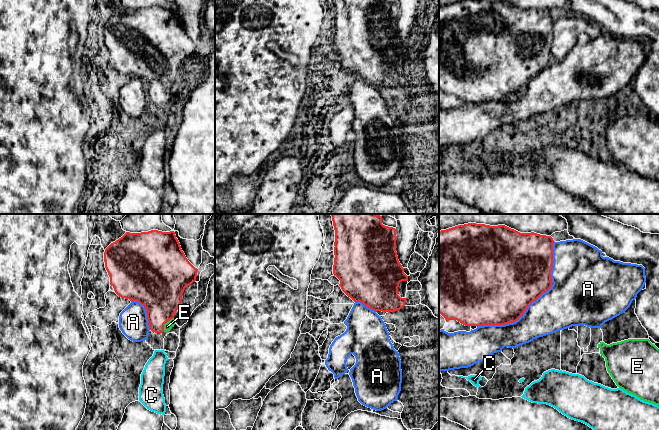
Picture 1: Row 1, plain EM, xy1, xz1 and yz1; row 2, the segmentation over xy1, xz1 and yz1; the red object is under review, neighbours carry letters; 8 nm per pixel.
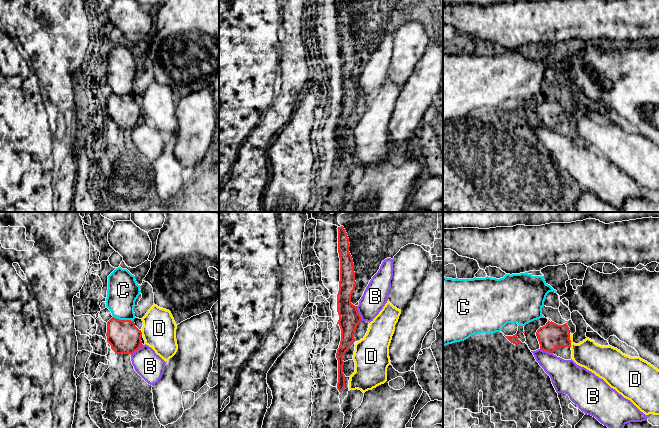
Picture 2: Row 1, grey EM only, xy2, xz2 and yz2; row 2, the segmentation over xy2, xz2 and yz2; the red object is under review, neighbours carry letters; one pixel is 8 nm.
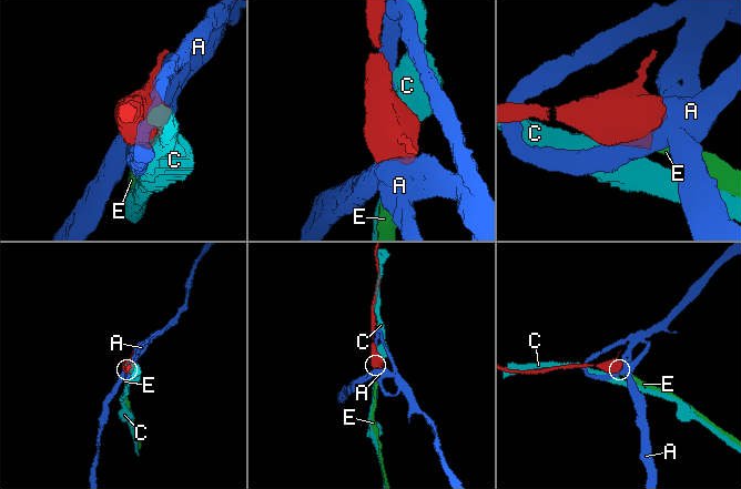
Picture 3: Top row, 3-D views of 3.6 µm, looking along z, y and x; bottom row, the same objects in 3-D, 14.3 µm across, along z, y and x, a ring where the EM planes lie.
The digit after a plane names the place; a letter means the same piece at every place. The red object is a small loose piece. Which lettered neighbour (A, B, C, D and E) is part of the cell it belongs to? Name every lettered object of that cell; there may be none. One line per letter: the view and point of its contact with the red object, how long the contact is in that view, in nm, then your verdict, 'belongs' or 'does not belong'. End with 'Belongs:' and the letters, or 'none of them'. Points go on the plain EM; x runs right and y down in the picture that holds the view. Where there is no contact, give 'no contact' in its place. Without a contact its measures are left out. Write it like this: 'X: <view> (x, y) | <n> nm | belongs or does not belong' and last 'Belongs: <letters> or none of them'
A: yz1 (535, 75) | 950 nm | does not belong
B: xz2 (358, 89) | 130 nm | does not belong
C: xy2 (123, 96) | 170 nm | does not belong
D: yz2 (570, 117) | 100 nm | does not belong
E: xy1 (165, 98) | 150 nm | belongs
Belongs: E

